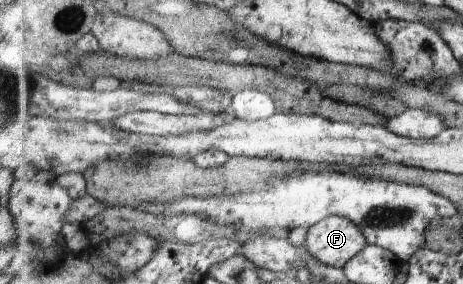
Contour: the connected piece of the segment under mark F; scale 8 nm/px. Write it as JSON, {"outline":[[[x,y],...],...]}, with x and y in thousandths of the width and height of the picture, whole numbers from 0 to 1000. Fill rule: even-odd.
{"outline":[[[719,757],[670,803],[659,859],[683,915],[745,944],[790,877],[795,845],[769,782],[747,761]]]}

